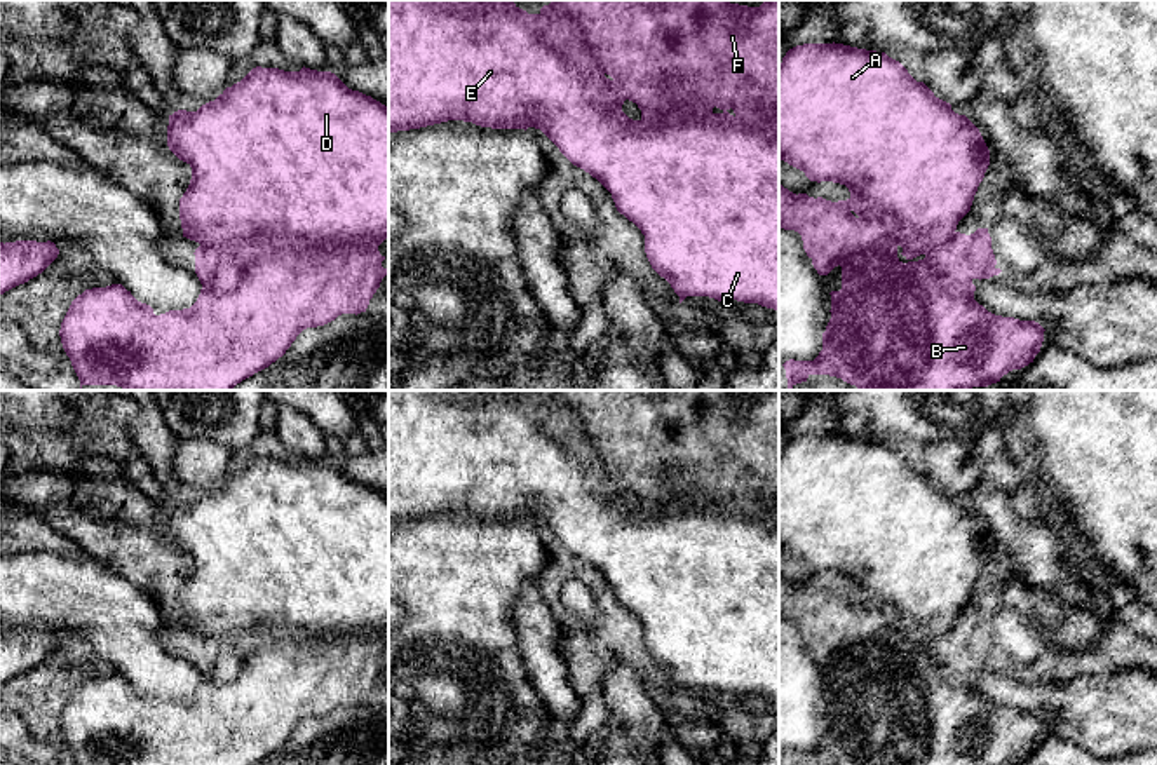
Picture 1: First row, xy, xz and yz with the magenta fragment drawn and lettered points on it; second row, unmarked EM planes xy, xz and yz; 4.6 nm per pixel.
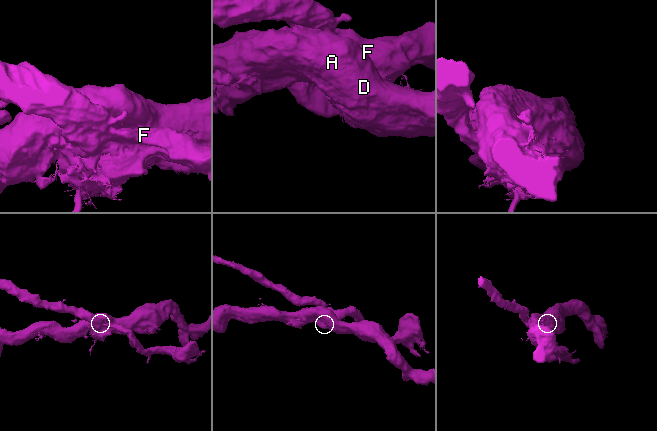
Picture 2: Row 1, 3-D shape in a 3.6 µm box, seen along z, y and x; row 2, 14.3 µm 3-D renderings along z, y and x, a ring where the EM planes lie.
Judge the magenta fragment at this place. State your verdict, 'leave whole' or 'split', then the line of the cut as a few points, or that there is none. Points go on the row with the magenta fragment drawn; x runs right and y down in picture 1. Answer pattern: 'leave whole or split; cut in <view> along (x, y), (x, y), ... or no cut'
split; cut in xy along (201, 244), (300, 237), (377, 250)

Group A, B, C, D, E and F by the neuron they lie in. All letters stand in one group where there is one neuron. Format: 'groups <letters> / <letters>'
groups A C D E / B F

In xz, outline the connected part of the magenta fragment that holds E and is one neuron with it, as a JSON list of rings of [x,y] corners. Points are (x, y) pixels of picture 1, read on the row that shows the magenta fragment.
[[[389,0],[389,132],[448,120],[463,120],[491,129],[540,129],[573,166],[599,183],[610,185],[617,211],[641,230],[652,268],[671,284],[680,303],[687,296],[709,296],[718,301],[758,303],[779,312],[779,129],[744,125],[728,112],[714,113],[700,99],[666,103],[669,110],[659,122],[652,124],[629,118],[622,112],[622,105],[624,99],[615,94],[612,80],[596,64],[580,24],[554,3],[544,5],[538,14],[528,14],[514,0]]]

